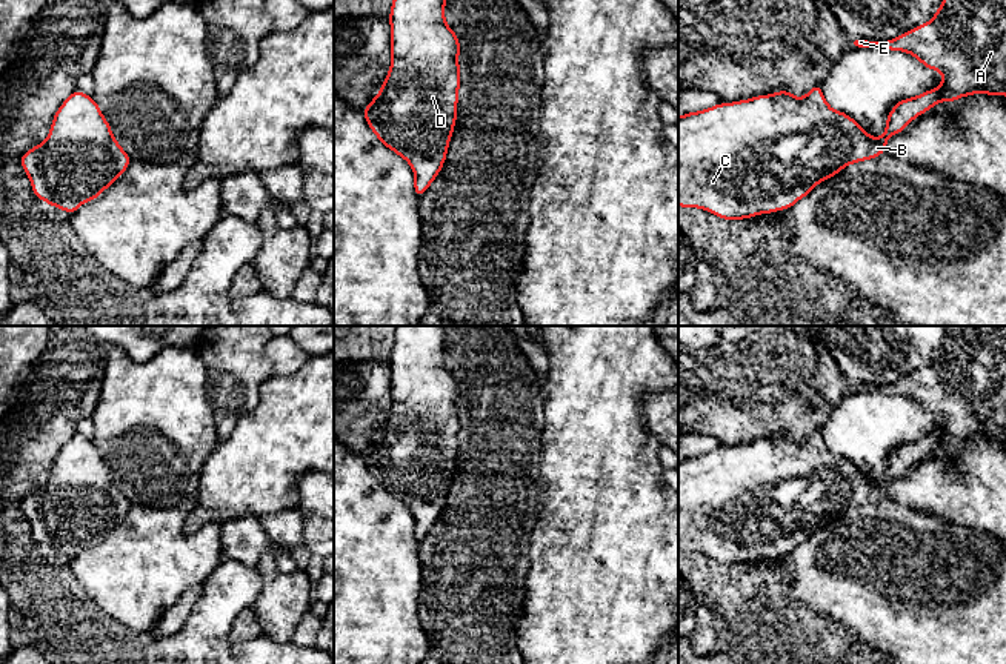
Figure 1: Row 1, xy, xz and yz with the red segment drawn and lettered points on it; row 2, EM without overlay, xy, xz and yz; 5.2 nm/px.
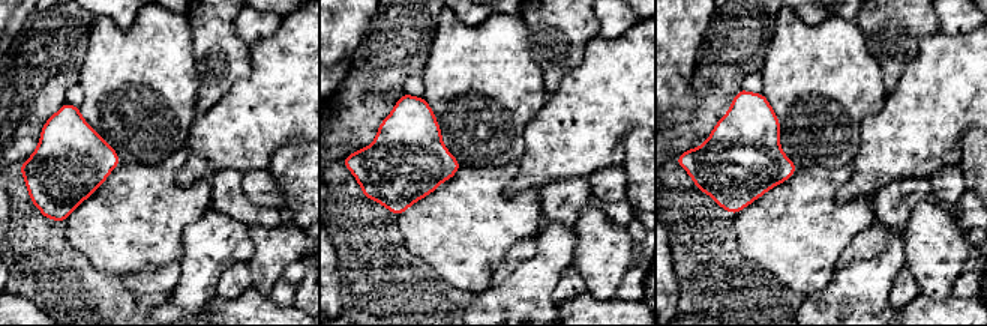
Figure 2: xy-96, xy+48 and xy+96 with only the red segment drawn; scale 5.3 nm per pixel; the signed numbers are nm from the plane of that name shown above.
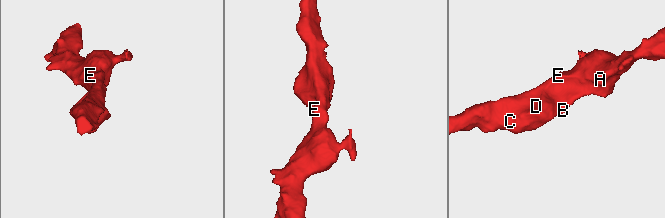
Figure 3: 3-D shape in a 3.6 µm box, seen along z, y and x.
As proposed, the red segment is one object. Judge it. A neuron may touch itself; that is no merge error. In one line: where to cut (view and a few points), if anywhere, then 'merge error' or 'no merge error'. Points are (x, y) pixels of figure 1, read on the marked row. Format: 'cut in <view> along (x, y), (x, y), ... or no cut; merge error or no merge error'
no cut; no merge error

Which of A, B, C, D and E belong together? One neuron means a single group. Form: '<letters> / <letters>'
A B C D E

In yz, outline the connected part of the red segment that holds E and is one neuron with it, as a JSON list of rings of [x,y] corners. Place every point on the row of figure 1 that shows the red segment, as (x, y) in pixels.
[[[943,0],[931,22],[894,40],[852,38],[849,46],[908,52],[926,68],[940,71],[943,81],[937,89],[895,103],[886,118],[884,134],[878,138],[872,138],[852,117],[834,111],[828,105],[820,83],[812,86],[803,98],[797,98],[783,89],[775,94],[720,103],[709,109],[685,114],[678,117],[678,206],[705,209],[723,220],[745,220],[789,209],[818,183],[834,177],[843,168],[880,157],[886,151],[889,137],[904,131],[915,117],[928,112],[940,101],[955,101],[977,92],[1006,95],[1006,0]]]

